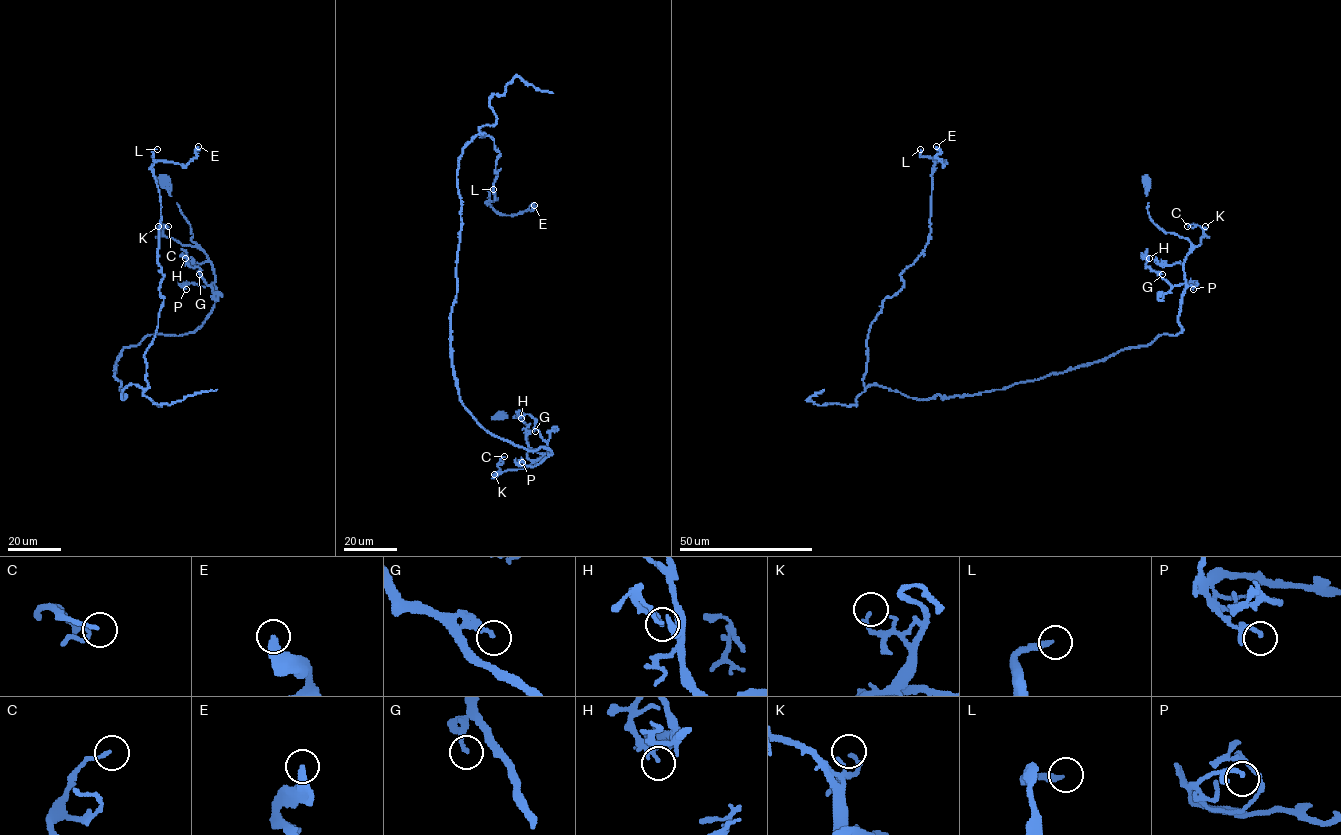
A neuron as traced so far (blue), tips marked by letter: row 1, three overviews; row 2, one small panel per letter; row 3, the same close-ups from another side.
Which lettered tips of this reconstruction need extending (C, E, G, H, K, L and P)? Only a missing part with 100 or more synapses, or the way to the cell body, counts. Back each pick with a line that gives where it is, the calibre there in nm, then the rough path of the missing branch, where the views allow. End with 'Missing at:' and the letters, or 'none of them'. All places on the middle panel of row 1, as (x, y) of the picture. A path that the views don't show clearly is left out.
Missing at: none of them

